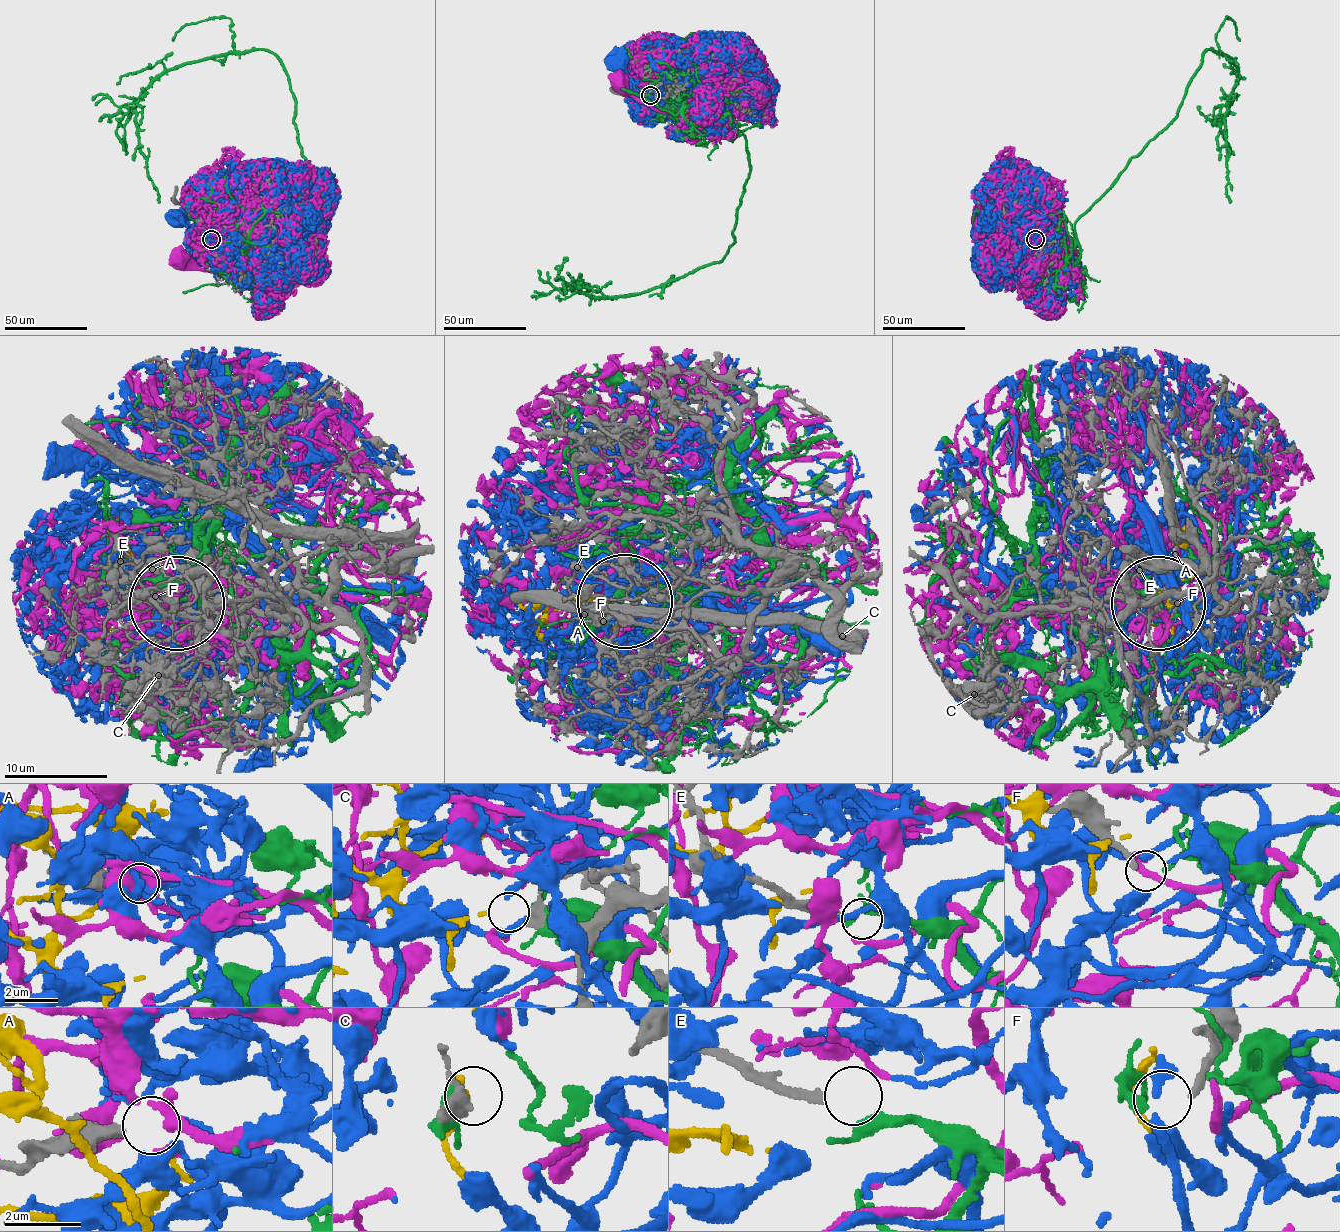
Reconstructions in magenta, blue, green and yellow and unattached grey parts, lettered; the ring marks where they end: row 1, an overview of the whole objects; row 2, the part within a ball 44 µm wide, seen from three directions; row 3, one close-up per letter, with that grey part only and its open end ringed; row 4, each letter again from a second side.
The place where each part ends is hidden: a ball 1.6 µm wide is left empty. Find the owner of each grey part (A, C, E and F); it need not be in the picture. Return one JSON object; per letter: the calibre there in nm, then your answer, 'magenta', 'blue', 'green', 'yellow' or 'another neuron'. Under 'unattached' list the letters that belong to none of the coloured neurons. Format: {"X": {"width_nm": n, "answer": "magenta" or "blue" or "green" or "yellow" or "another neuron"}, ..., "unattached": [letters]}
{"A": {"width_nm": 440, "answer": "another neuron"}, "C": {"width_nm": 320, "answer": "yellow"}, "E": {"width_nm": 240, "answer": "green"}, "F": {"width_nm": 200, "answer": "blue"}, "unattached": ["A"]}

